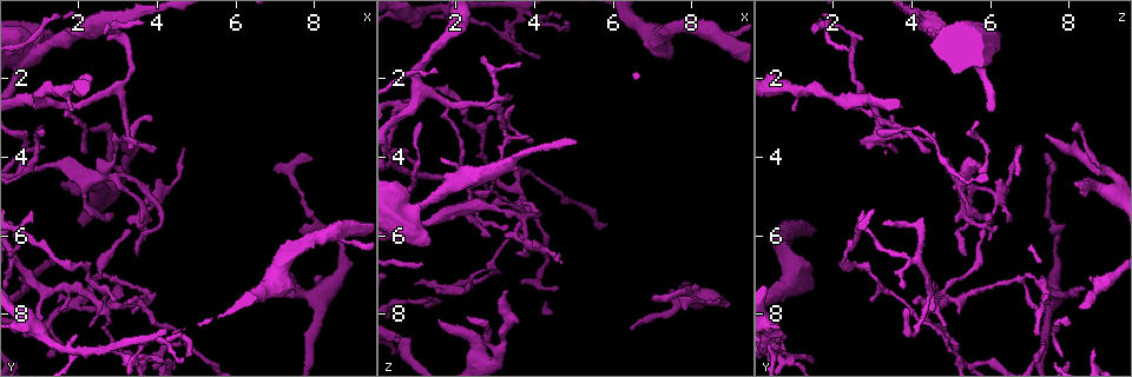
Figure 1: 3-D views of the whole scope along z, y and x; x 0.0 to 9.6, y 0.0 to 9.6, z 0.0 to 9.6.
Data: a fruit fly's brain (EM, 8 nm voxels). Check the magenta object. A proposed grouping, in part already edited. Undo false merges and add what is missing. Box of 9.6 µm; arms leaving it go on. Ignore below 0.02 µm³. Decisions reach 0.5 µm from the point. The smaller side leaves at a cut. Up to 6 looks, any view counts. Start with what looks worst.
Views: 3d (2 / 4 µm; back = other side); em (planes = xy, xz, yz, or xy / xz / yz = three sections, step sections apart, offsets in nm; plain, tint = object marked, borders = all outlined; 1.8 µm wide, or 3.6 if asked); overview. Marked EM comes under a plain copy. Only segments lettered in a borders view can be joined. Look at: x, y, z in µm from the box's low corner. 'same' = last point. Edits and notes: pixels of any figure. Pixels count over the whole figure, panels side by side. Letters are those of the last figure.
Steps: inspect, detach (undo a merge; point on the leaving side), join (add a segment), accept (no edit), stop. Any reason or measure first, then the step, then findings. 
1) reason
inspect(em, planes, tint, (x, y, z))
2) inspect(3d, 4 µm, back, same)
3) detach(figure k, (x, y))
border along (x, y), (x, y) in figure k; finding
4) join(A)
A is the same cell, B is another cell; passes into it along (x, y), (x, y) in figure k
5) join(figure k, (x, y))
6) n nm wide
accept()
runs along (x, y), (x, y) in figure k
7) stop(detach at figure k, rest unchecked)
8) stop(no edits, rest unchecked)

inspect(3d, 2 µm, (2.15, 7.50, 4.60))

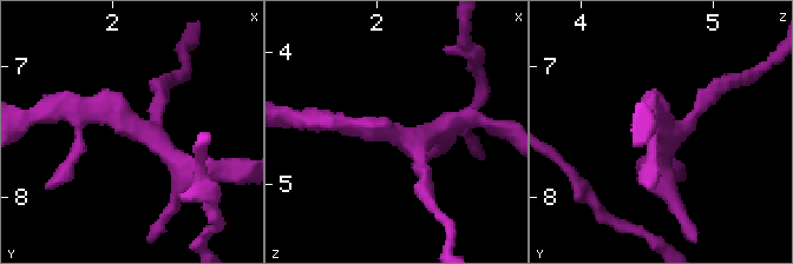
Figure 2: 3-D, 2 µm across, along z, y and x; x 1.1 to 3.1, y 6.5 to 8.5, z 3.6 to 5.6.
inspect(em, xy, step 16, borders, (2.18, 7.48, 4.62))

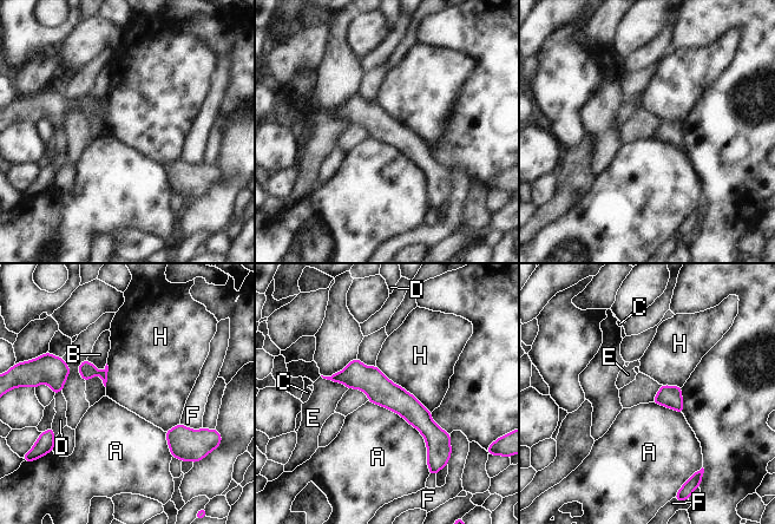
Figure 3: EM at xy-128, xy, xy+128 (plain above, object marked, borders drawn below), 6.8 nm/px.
120 nm wide
accept()
A, B, C, D, E, F and H are other cells; one cell here

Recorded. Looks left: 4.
small branch off a trunk
inspect(em, yz, step 4, tint, (2.65, 4.45, 5.10))

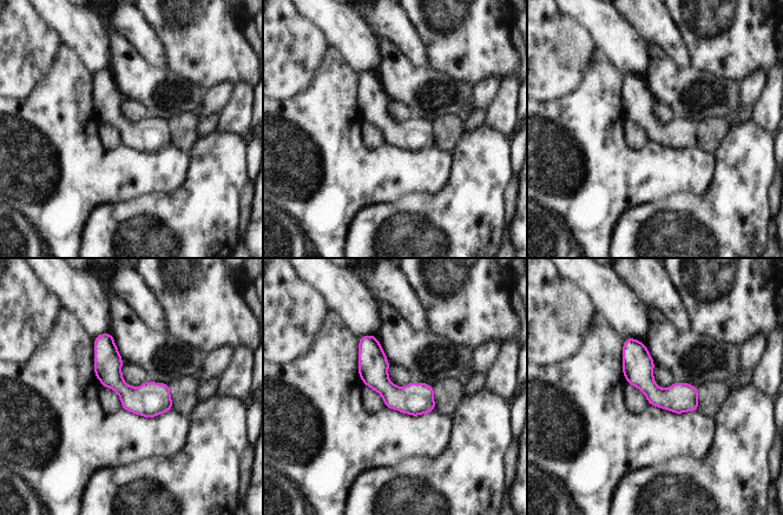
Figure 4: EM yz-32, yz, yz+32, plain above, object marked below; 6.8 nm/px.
another direction
inspect(em, planes, borders, same)

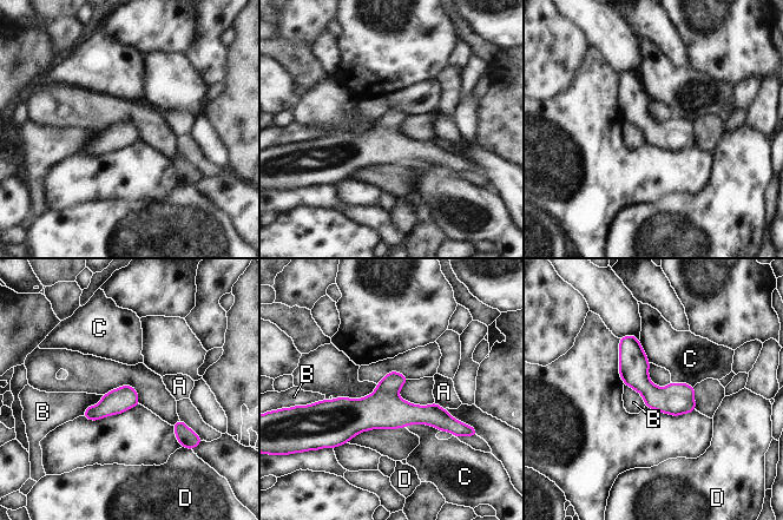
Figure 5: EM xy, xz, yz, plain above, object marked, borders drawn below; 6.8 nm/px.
160 nm wide
accept()
A, B, C and D are other cells; border along (408, 379), (389, 372), (376, 383) in figure 5; all the same cell

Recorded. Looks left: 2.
thin end
inspect(3d, 2 µm, back, (7.60, 5.90, 7.50))

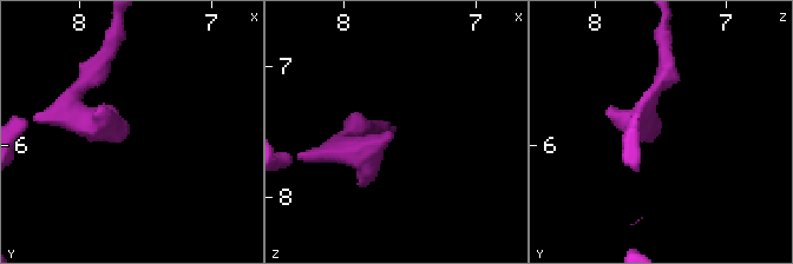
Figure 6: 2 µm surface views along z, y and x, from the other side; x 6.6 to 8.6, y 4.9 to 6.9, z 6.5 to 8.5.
inspect(em, yz, step 8, borders, (7.60, 5.88, 7.50))

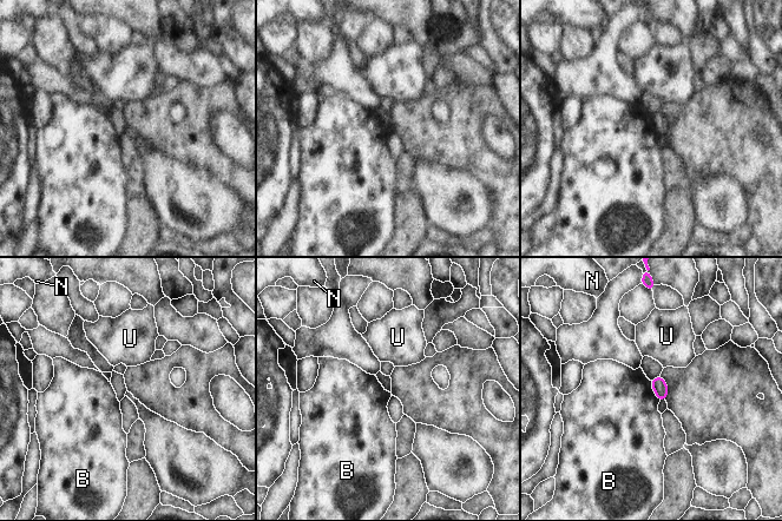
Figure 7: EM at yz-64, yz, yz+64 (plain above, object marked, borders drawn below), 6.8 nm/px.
accept()
B, N and U are other cells; border along (650, 381), (654, 394), (659, 401) in figure 7; none of them fits

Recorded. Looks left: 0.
stop(no edits, rest unchecked)

